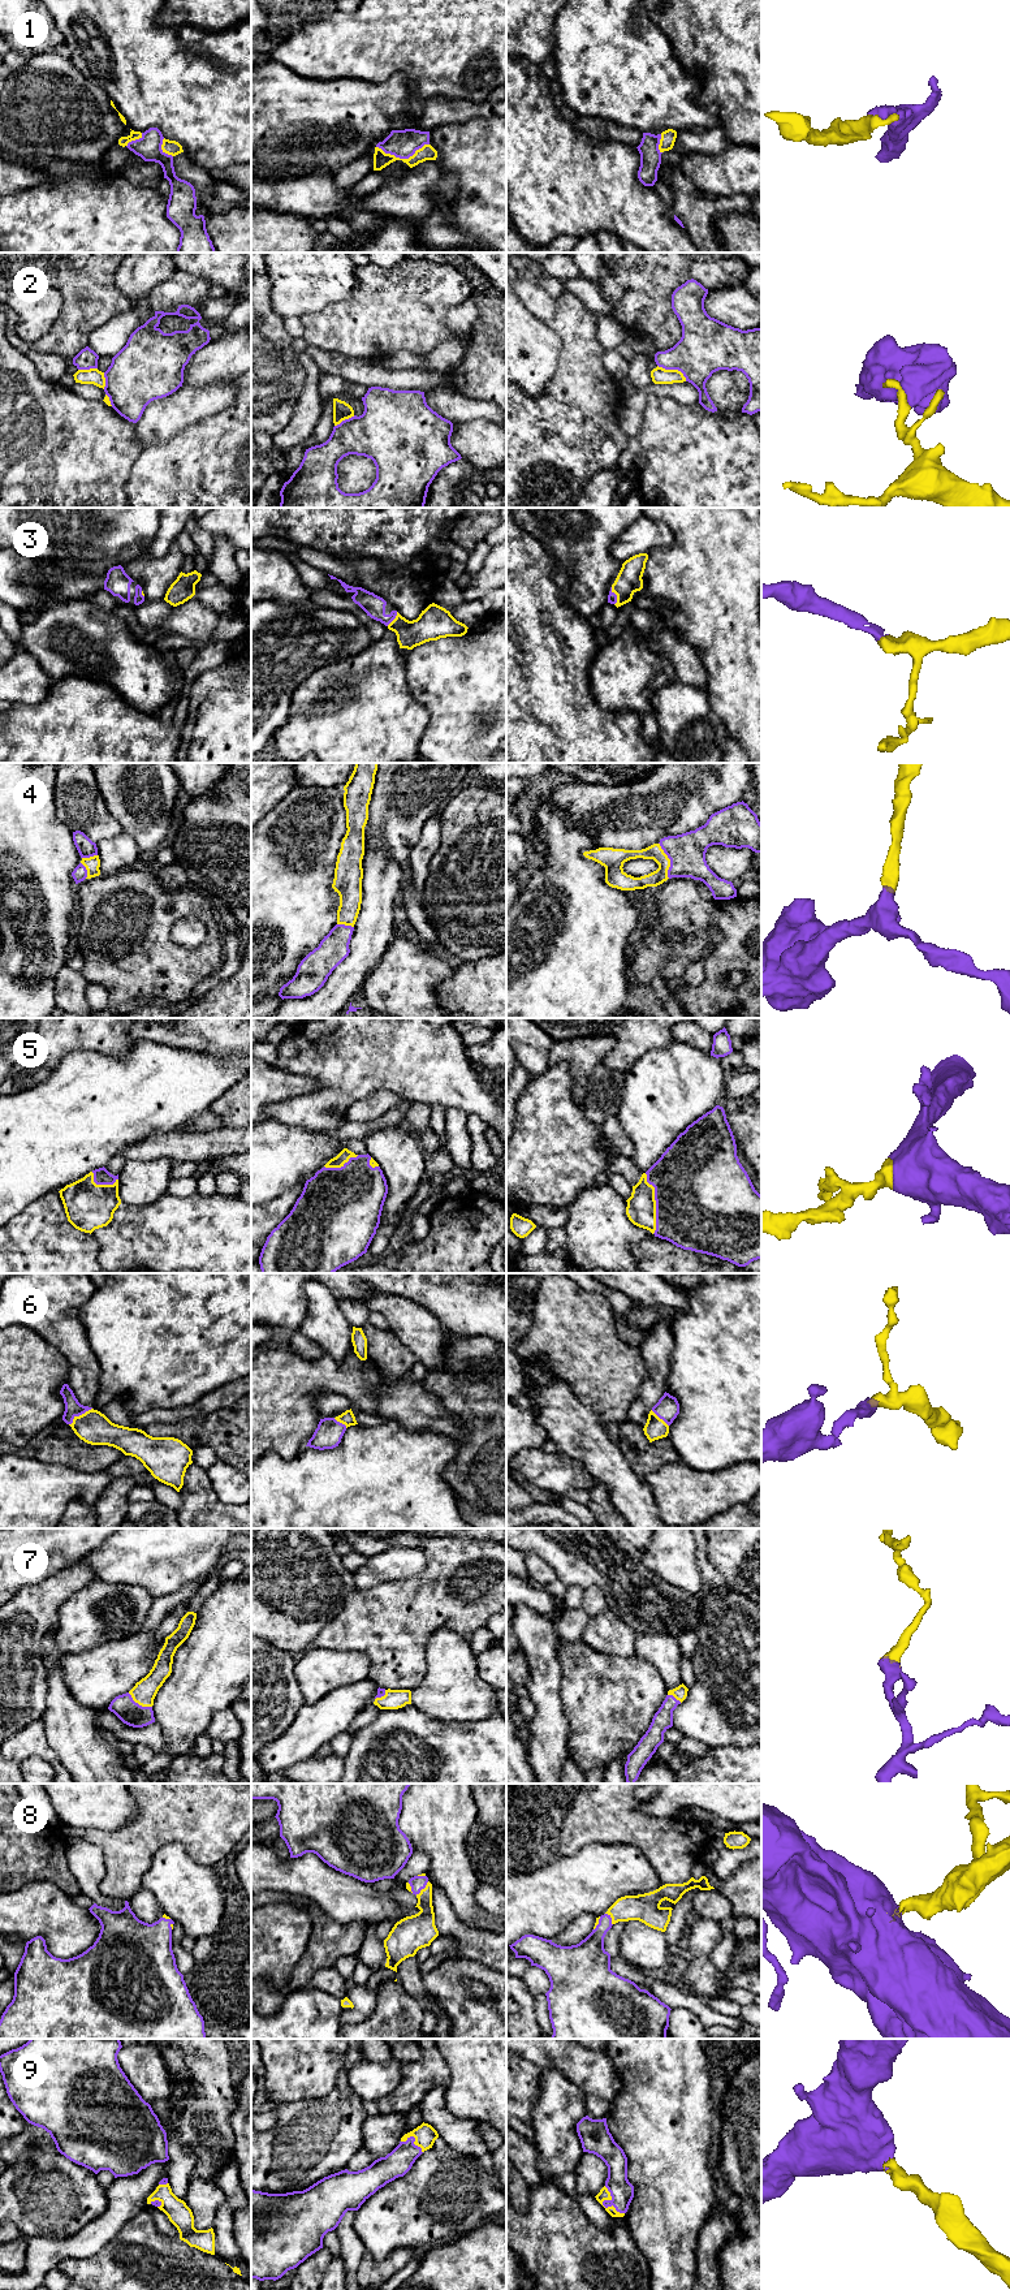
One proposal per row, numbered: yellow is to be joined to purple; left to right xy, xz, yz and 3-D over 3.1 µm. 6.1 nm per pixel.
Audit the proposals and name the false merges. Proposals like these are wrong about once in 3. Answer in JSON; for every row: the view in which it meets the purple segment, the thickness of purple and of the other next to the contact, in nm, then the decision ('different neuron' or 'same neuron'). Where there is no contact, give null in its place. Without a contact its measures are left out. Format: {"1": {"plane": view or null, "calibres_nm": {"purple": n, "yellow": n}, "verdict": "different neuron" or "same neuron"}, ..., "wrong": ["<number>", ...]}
{"1": {"plane": "xz", "calibres_nm": {"purple": 180, "yellow": 100}, "verdict": "same neuron"}, "2": {"plane": "yz", "calibres_nm": {"purple": 320, "yellow": 100}, "verdict": "different neuron"}, "3": {"plane": "yz", "calibres_nm": {"purple": 60, "yellow": 160}, "verdict": "same neuron"}, "4": {"plane": "yz", "calibres_nm": {"purple": 220, "yellow": 90}, "verdict": "same neuron"}, "5": {"plane": "yz", "calibres_nm": {"purple": 500, "yellow": 180}, "verdict": "same neuron"}, "6": {"plane": "xy", "calibres_nm": {"purple": 100, "yellow": 200}, "verdict": "same neuron"}, "7": {"plane": "xy", "calibres_nm": {"purple": 150, "yellow": 150}, "verdict": "same neuron"}, "8": {"plane": "xz", "calibres_nm": {"purple": 90, "yellow": 190}, "verdict": "same neuron"}, "9": {"plane": "yz", "calibres_nm": {"purple": 150, "yellow": 70}, "verdict": "same neuron"}, "wrong": ["2"]}

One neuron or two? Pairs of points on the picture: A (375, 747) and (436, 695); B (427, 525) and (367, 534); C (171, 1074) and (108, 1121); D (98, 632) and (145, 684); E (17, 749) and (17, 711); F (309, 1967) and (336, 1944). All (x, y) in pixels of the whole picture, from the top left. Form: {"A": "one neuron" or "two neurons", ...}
{"A": "two neurons", "B": "one neuron", "C": "one neuron", "D": "one neuron", "E": "one neuron", "F": "one neuron"}

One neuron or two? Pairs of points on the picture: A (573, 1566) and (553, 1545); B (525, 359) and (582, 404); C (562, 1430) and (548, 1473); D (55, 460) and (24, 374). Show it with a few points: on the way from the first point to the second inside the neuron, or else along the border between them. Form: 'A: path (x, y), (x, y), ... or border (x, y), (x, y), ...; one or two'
A: path (569, 1561), (559, 1551); one
B: border (561, 350), (547, 388), (538, 397), (527, 396); two
C: border (556, 1449), (574, 1458), (582, 1466); two
D: path (34, 439), (24, 428), (24, 395); one

